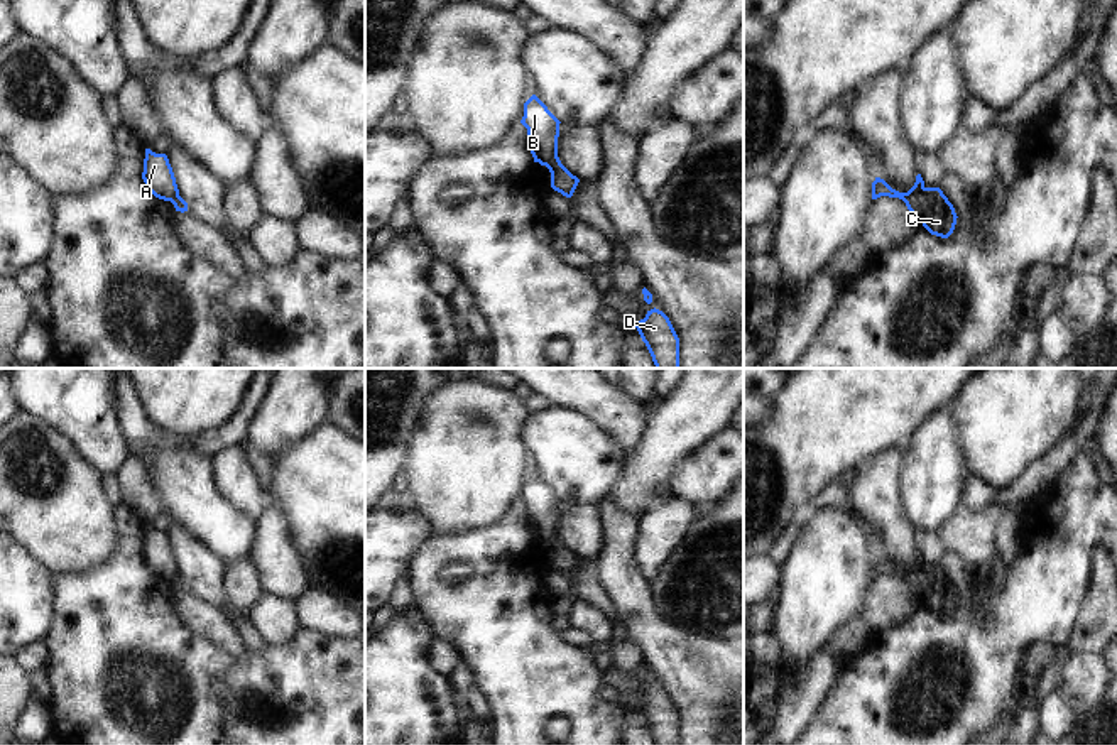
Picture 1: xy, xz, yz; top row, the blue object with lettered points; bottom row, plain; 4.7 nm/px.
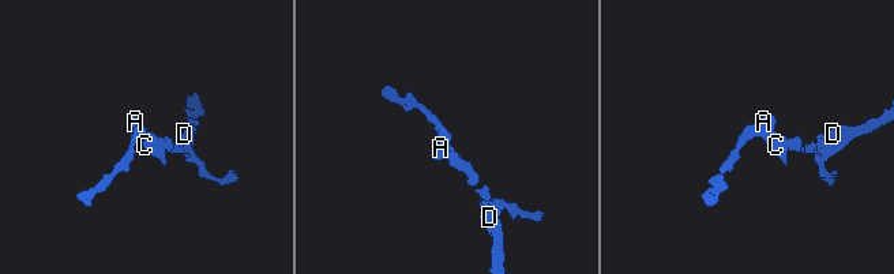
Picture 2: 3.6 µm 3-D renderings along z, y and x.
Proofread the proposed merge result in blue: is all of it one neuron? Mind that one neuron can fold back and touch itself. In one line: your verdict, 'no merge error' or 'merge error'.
merge error

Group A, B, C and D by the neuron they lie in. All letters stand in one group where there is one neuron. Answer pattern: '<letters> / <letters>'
A B / C D

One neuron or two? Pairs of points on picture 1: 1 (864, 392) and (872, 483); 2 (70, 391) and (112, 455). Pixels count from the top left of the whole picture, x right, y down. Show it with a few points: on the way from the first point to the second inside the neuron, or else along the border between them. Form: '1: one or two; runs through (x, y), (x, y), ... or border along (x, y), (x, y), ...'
1: two; border along (903, 446), (884, 448), (859, 468)
2: one; runs through (83, 406), (100, 440)

